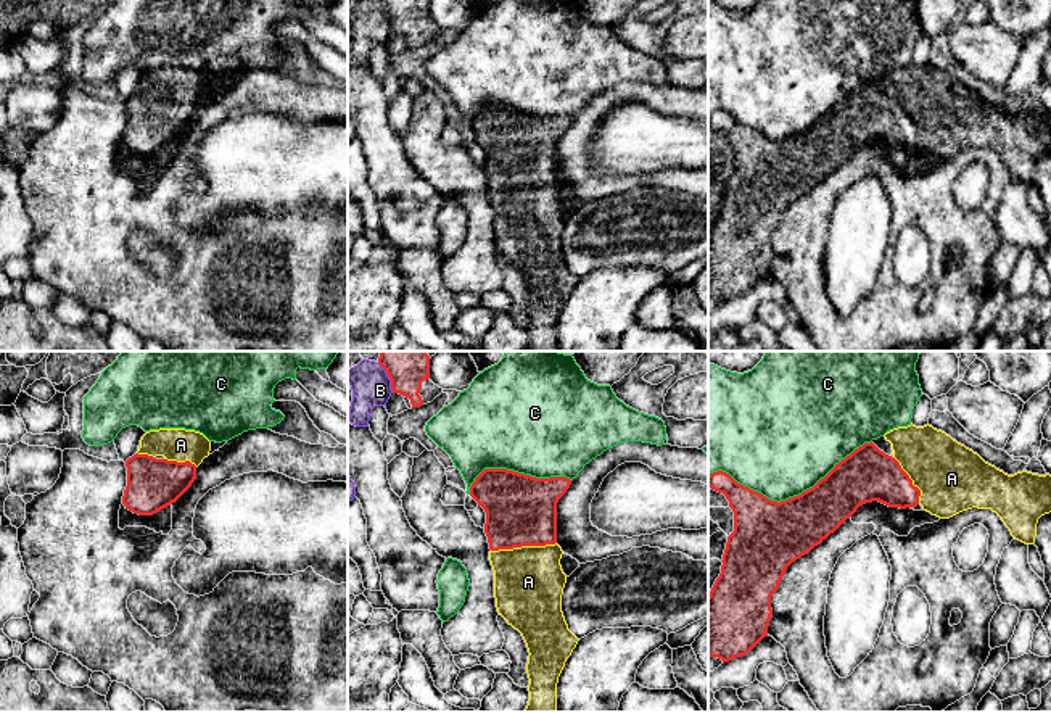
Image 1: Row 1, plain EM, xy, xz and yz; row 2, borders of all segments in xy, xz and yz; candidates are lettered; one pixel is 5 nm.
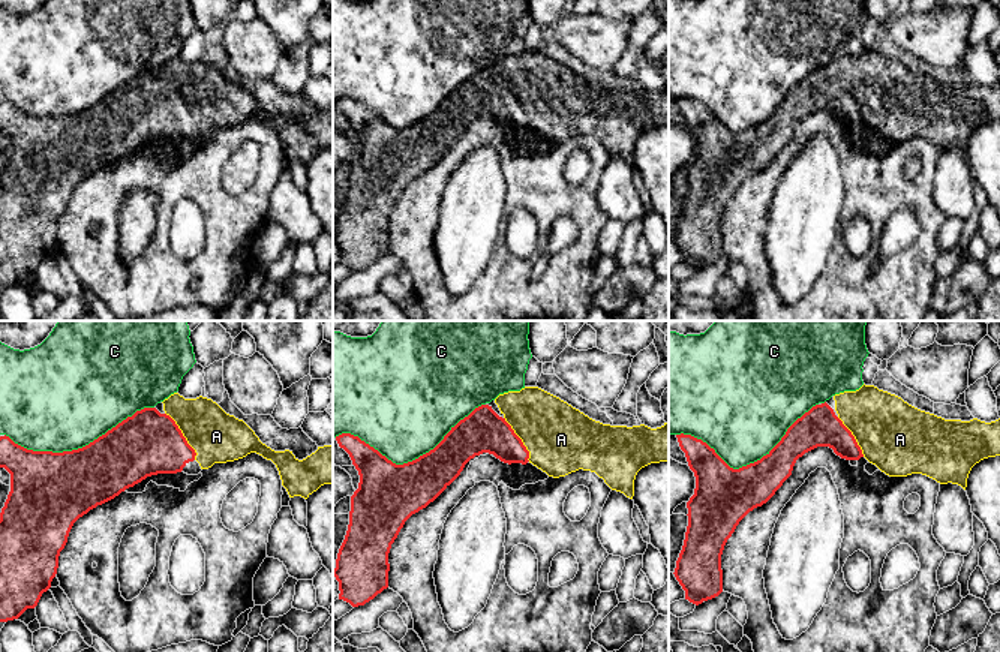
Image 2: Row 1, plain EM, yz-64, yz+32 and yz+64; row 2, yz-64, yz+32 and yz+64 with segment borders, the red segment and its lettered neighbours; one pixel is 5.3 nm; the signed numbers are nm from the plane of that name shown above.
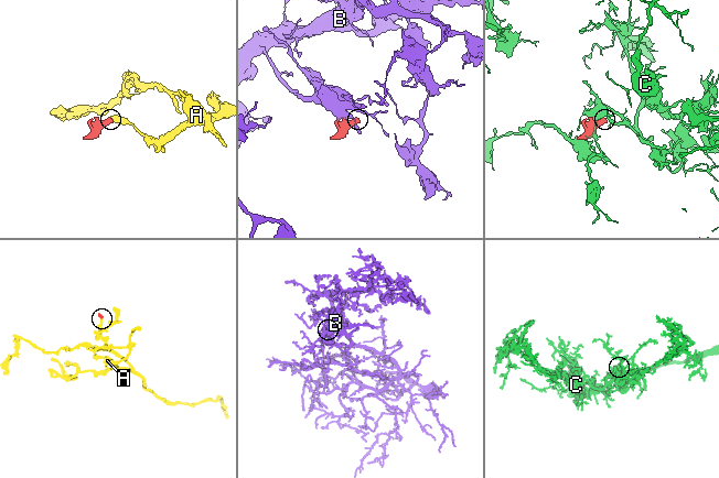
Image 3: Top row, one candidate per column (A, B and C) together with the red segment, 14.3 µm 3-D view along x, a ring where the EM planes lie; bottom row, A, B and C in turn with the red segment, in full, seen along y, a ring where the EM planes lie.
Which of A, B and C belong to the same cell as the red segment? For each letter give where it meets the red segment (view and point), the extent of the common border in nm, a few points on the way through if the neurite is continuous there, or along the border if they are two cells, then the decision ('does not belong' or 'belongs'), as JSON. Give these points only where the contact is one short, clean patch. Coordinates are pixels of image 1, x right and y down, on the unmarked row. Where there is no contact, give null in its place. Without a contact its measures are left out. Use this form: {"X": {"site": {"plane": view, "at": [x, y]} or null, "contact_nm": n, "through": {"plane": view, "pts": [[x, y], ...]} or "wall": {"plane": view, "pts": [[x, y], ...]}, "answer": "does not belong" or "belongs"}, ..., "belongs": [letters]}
{"A": {"site": {"plane": "xz", "at": [523, 184]}, "contact_nm": 340, "through": {"plane": "xz", "pts": [[520, 149], [523, 184], [528, 221]]}, "answer": "belongs"}, "B": {"site": {"plane": "xz", "at": [388, 15]}, "contact_nm": 170, "answer": "does not belong"}, "C": {"site": {"plane": "yz", "at": [789, 137]}, "contact_nm": 850, "answer": "does not belong"}, "belongs": ["A"]}

